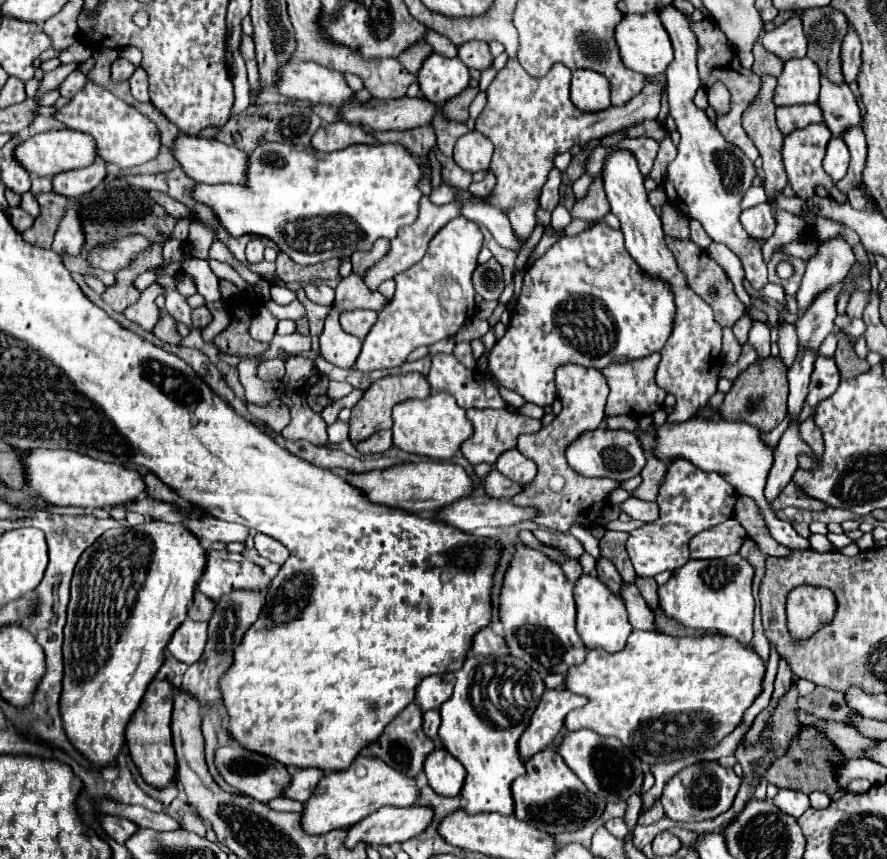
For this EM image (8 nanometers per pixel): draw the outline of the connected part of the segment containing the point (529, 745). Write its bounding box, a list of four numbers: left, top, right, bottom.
[520,688,588,760]

